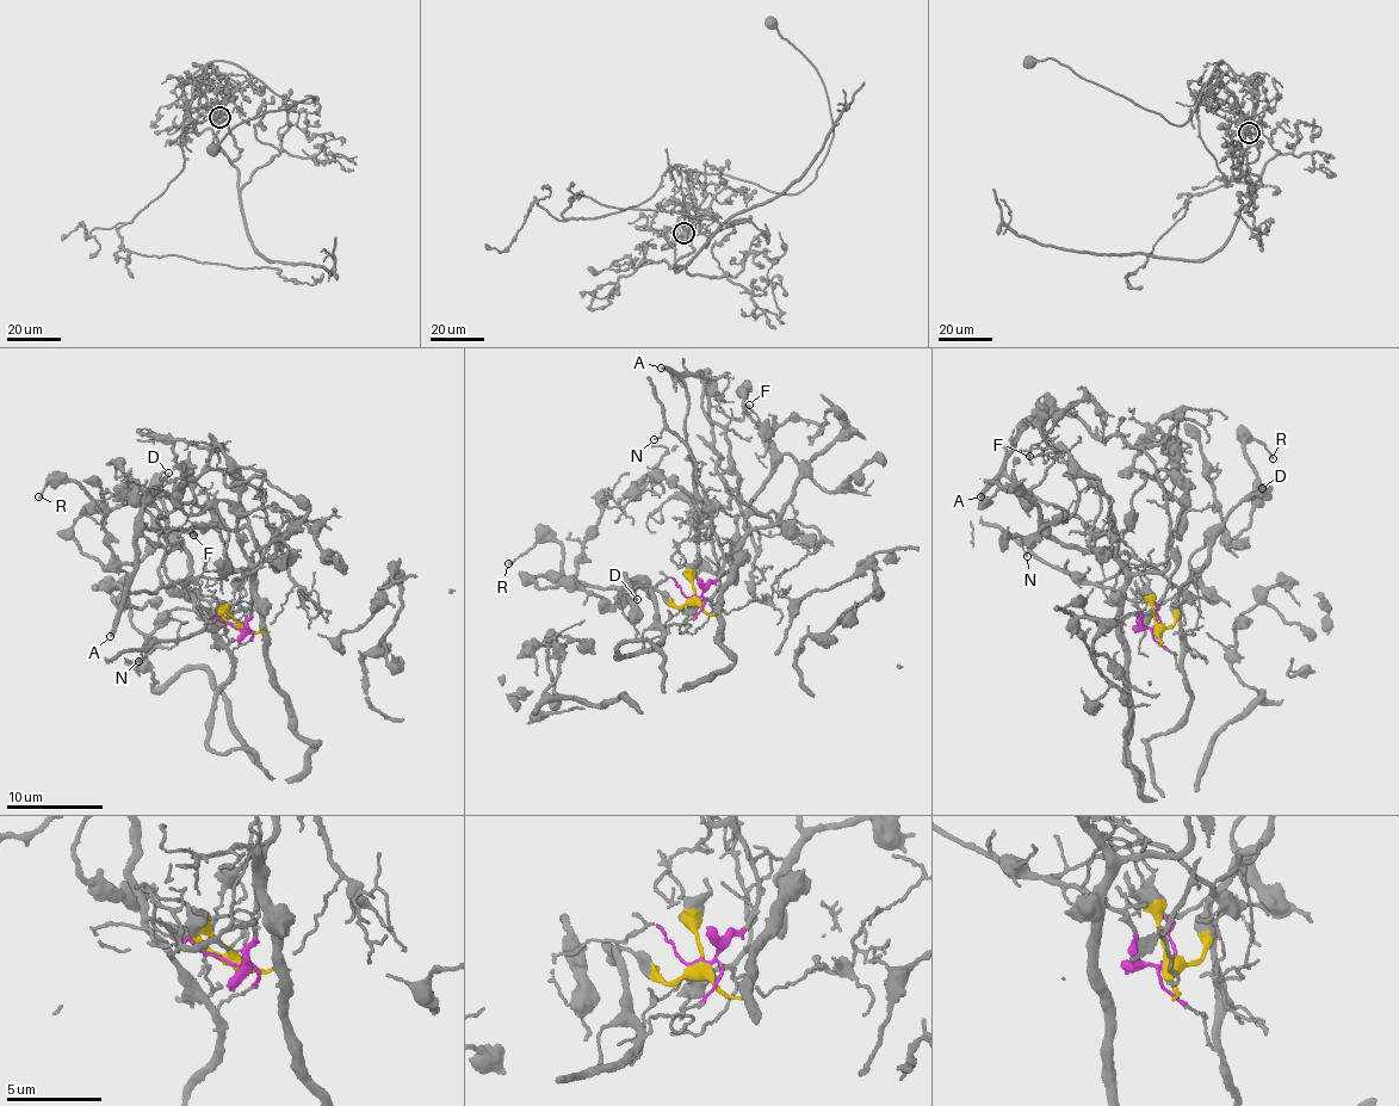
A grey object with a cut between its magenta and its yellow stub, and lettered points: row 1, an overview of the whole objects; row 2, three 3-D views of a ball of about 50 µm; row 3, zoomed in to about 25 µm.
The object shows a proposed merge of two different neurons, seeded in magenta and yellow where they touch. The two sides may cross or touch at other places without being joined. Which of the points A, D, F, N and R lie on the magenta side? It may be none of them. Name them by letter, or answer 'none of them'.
A, F, N

